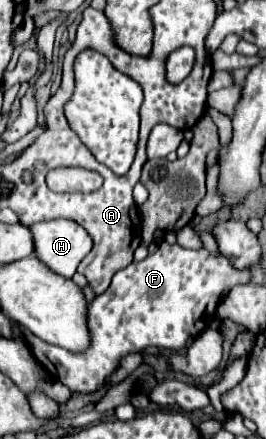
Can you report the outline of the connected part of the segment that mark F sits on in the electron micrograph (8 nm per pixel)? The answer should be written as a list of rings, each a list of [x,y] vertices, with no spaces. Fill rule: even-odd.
[[[159,245],[153,255],[147,255],[139,263],[115,273],[109,289],[89,303],[89,329],[91,347],[83,353],[71,353],[67,349],[45,343],[27,329],[25,341],[31,347],[41,367],[55,379],[77,393],[95,393],[107,385],[115,367],[129,353],[139,353],[145,347],[167,347],[181,351],[191,339],[195,339],[215,317],[219,295],[223,289],[249,283],[249,271],[231,269],[231,263],[223,255],[213,255],[207,249],[185,249],[181,245]]]

